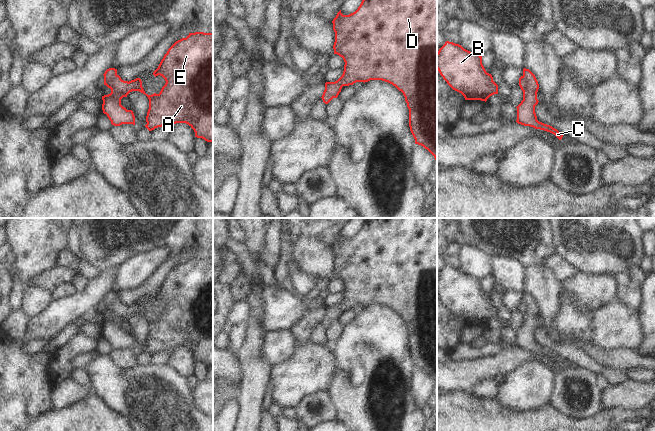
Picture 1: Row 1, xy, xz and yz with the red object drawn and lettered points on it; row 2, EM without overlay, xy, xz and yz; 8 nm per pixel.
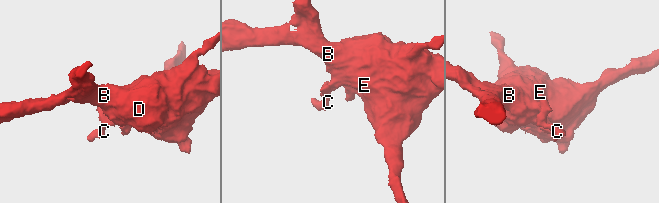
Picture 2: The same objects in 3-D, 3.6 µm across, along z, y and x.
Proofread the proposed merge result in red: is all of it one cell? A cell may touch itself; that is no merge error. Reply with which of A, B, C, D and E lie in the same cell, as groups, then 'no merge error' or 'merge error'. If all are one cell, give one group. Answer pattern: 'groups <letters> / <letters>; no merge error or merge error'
groups A B D E / C; merge error

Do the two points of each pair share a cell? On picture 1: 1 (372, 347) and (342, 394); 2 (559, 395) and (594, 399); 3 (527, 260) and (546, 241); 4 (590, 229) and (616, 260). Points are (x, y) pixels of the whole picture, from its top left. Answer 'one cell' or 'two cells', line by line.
1: one cell
2: one cell
3: one cell
4: one cell

